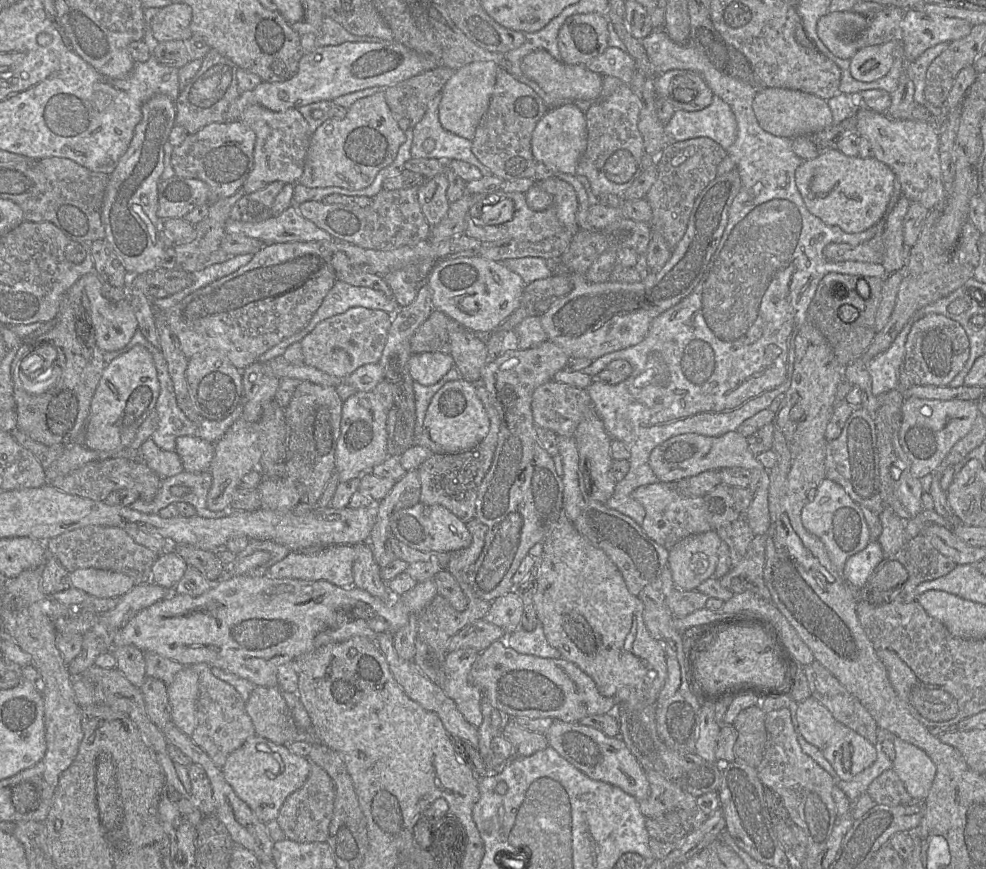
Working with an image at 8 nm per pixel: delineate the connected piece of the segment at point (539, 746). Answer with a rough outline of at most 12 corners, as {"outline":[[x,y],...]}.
{"outline":[[505,719],[501,734],[514,757],[529,757],[549,746],[544,734]]}

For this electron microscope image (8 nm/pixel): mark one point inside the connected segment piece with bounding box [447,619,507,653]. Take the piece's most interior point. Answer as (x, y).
(478, 635)

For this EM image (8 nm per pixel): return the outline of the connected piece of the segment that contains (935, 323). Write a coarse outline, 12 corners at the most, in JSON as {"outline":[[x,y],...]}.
{"outline":[[929,313],[907,335],[914,385],[949,386],[970,354],[955,320]]}

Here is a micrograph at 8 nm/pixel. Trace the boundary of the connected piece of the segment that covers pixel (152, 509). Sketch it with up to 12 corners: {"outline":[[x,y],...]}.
{"outline":[[209,470],[183,471],[163,479],[152,501],[129,507],[158,514],[170,504],[192,505],[203,518],[229,515],[207,508]]}

